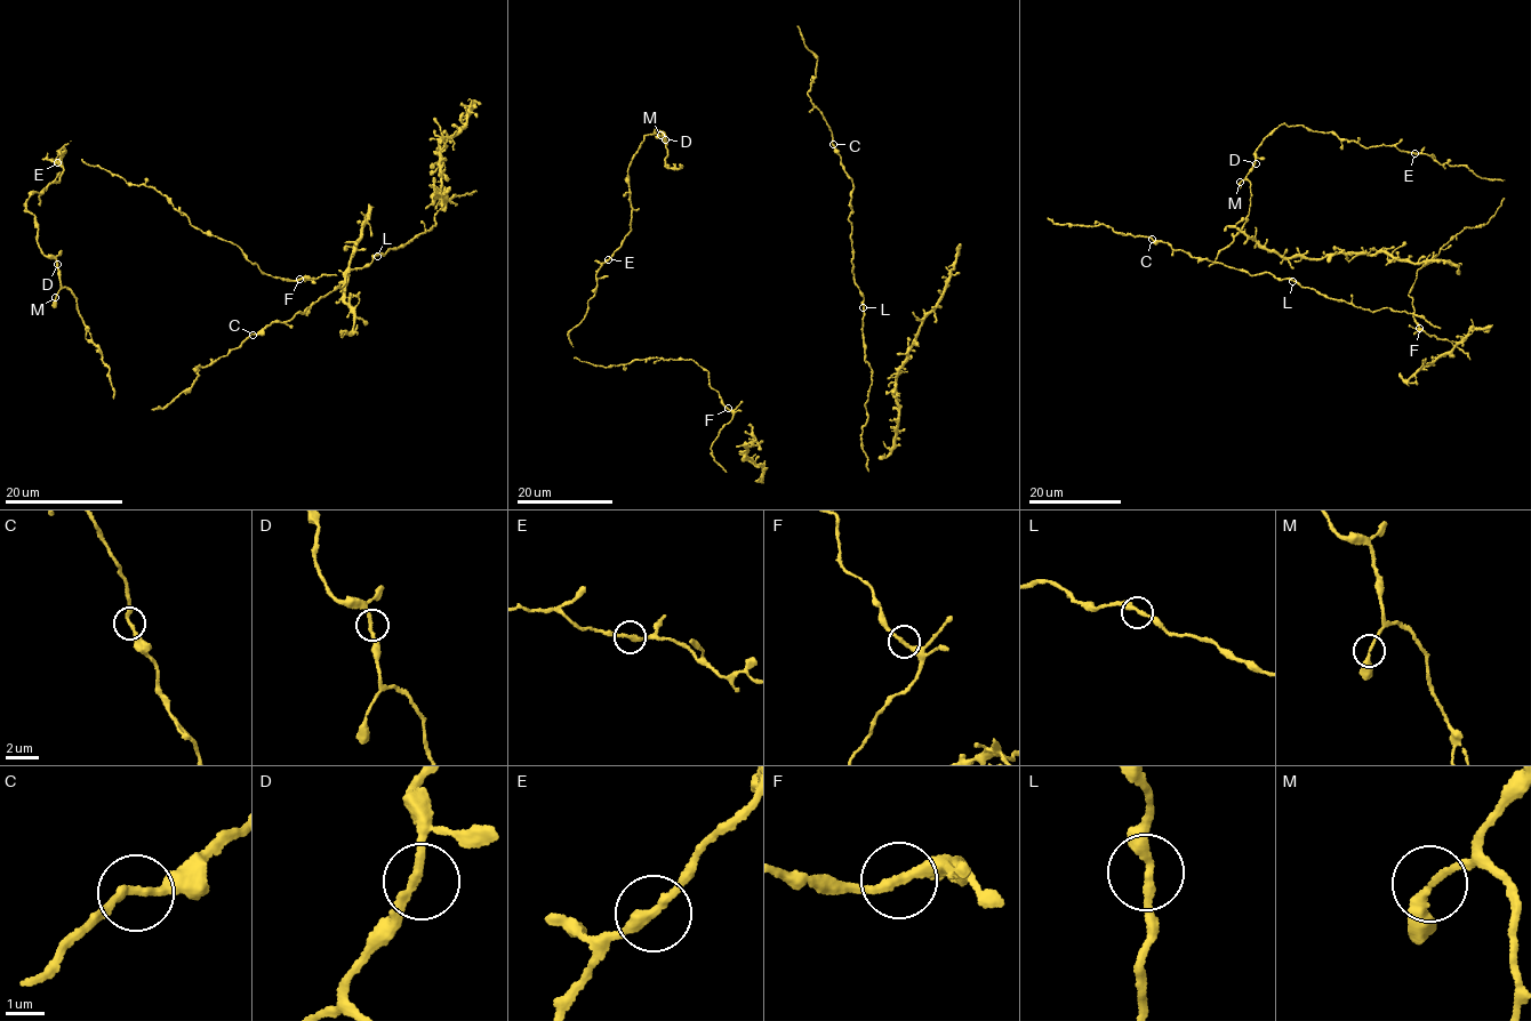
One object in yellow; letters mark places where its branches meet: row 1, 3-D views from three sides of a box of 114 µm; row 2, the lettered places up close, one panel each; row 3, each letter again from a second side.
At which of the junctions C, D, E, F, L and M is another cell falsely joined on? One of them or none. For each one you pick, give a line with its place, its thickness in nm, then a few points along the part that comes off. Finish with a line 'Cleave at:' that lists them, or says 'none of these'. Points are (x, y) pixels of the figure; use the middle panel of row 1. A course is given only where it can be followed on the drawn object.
Cleave at: none of these

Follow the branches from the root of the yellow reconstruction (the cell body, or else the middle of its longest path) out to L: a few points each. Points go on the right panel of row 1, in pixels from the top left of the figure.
L: (1162, 242), (1193, 257), (1224, 263), (1250, 274), (1266, 272), (1292, 281)

